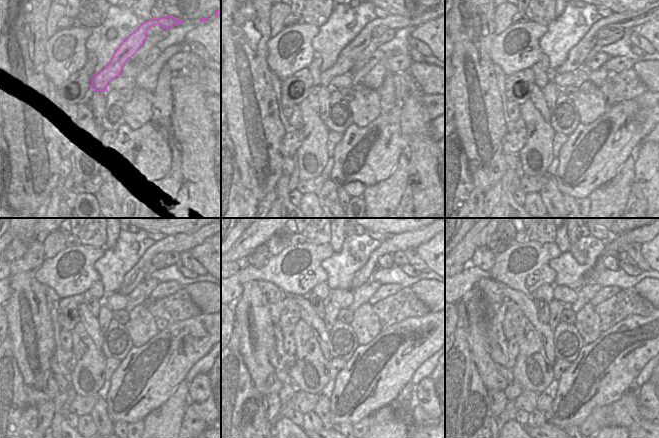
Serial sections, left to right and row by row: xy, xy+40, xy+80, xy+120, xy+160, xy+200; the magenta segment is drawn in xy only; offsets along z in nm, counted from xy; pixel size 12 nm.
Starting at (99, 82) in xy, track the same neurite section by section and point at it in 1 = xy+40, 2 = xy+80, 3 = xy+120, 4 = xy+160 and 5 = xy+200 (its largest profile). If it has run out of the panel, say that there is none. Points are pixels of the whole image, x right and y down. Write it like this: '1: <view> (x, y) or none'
1: xy+40 (347, 57)
2: xy+80 (576, 57)
3: xy+120 (179, 243)
4: xy+160 (399, 242)
5: xy+200 (615, 245)

